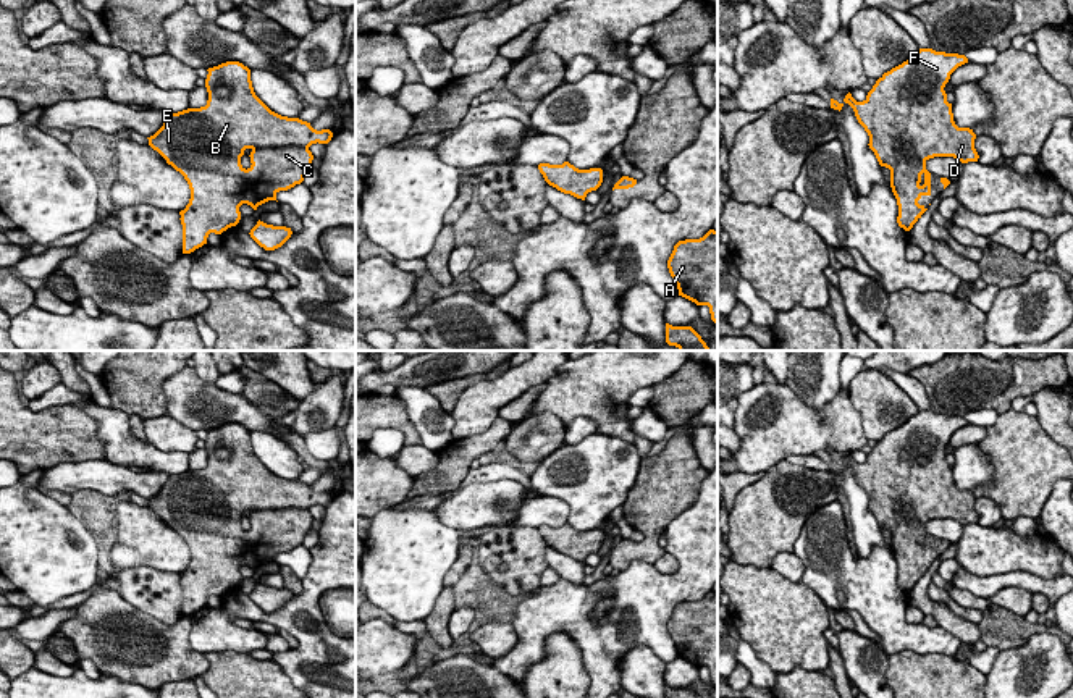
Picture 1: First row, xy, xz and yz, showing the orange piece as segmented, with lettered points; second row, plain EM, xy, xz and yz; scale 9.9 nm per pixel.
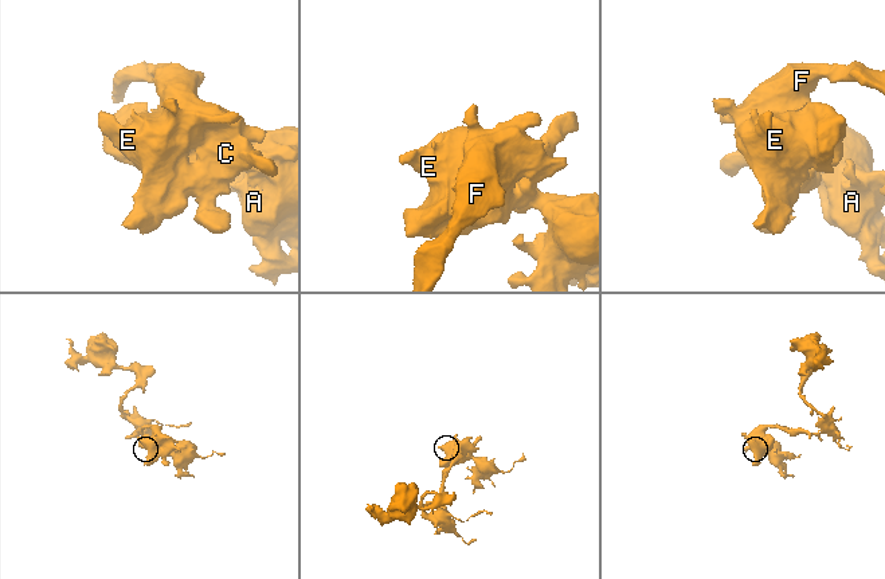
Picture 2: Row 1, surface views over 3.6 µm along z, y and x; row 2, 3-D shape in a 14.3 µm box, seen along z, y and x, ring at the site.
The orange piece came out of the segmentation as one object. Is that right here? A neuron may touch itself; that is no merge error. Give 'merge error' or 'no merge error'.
no merge error

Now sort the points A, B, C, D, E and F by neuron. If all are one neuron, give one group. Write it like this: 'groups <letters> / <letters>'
groups A B C D E F

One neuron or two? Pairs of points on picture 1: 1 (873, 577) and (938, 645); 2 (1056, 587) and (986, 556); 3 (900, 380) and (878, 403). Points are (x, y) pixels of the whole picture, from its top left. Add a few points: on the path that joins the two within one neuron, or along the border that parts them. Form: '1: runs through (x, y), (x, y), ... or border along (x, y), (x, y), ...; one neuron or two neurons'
1: runs through (878, 598), (883, 608), (912, 637), (917, 637); one neuron
2: border along (1054, 576), (1007, 571), (980, 577); two neurons
3: border along (878, 370), (889, 377), (918, 411); two neurons

